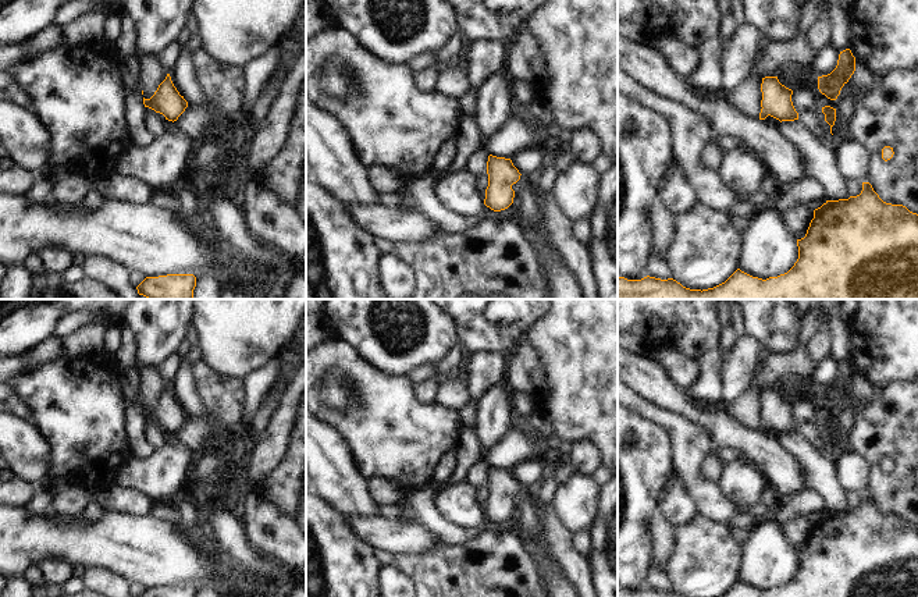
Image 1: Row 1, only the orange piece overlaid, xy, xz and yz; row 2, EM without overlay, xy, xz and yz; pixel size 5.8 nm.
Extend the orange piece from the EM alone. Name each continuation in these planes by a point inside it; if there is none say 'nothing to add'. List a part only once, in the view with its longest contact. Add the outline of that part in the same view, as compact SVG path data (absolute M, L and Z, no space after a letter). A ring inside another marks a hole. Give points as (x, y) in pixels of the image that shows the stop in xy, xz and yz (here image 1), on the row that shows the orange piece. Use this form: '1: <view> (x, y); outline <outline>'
nothing to add

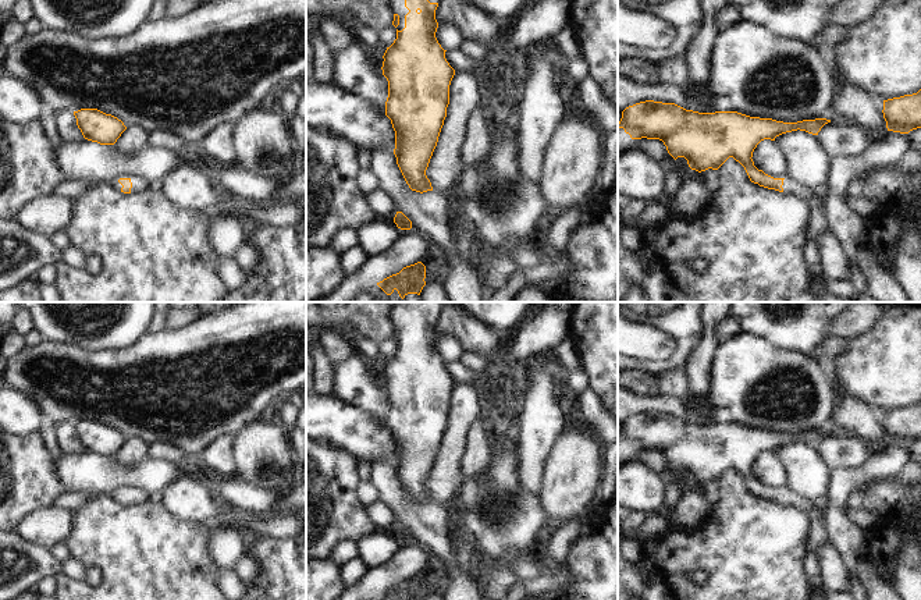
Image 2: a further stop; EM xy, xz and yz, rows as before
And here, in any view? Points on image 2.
1: xy (138, 185); outline M132 178L131 182L132 182L131 194L142 192L149 185L146 181L139 180L139 178Z
2: xz (398, 7); outline M388 0L388 6L392 14L399 15L399 25L397 29L402 31L405 28L405 15L409 13L409 10L405 7L405 0Z

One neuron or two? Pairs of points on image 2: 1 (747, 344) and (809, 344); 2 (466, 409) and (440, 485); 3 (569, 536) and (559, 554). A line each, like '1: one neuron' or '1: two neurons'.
1: two neurons
2: one neuron
3: one neuron

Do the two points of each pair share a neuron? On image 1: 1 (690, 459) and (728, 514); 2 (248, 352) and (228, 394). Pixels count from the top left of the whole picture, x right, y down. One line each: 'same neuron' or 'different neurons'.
1: same neuron
2: different neurons

